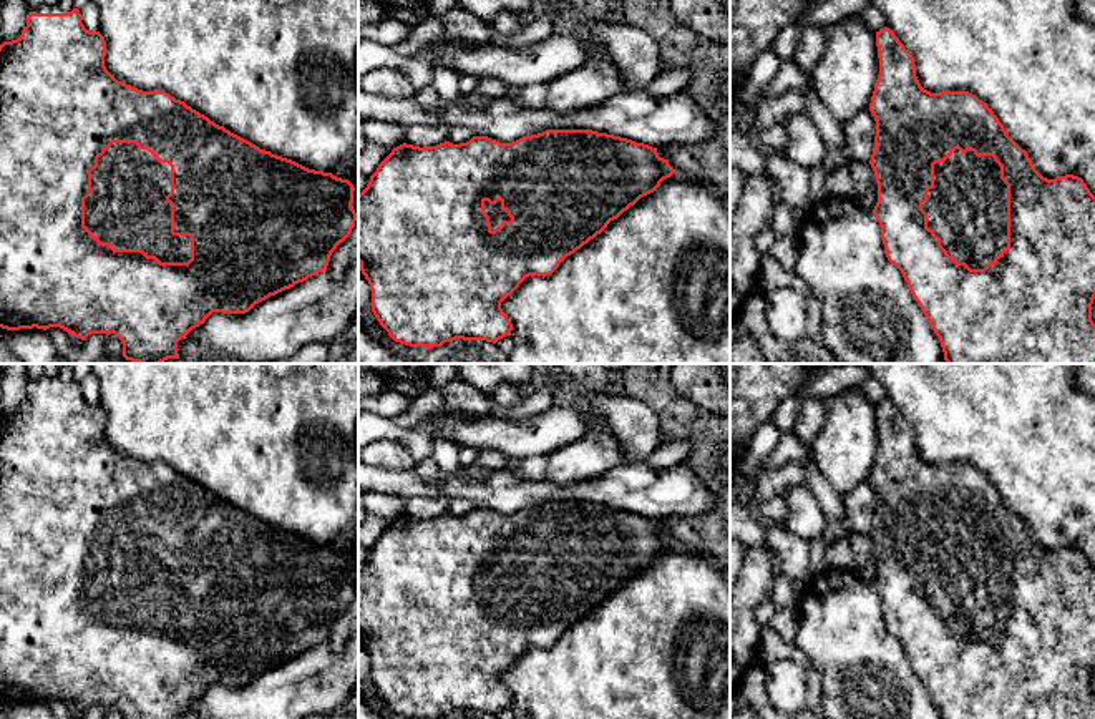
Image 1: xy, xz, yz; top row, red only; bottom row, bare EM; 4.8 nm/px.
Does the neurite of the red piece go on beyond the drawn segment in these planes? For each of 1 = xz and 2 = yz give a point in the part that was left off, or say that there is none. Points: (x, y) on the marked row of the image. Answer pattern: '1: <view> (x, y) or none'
1: xz (496, 215)
2: yz (968, 206)

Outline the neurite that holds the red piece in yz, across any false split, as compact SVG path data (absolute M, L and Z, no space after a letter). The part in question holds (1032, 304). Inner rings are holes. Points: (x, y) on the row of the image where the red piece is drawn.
M888 27L876 32L879 75L869 103L876 121L874 149L869 164L878 183L878 203L873 209L881 226L884 254L894 264L939 337L947 364L1095 364L1095 324L1092 304L1095 299L1095 196L1082 178L1073 174L1044 178L1022 149L1004 130L994 111L969 91L924 90L916 76L912 55Z

